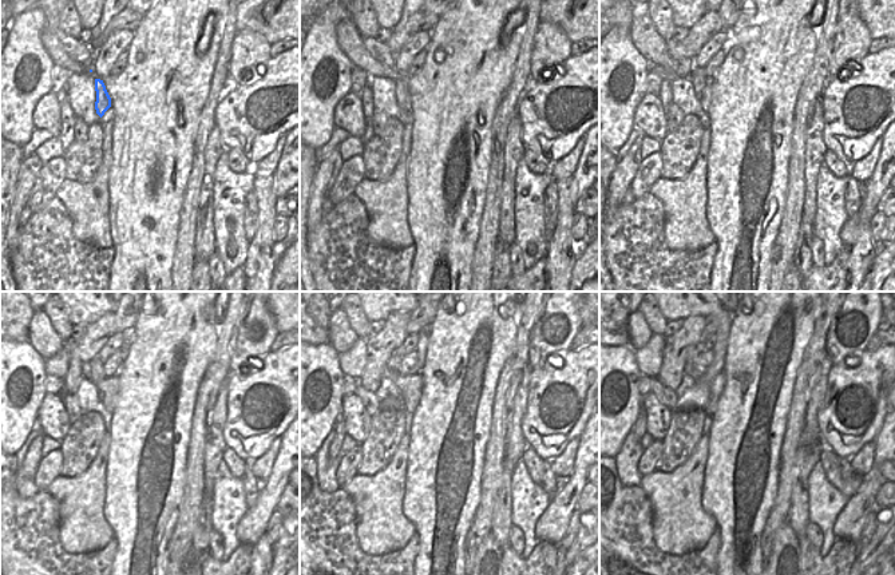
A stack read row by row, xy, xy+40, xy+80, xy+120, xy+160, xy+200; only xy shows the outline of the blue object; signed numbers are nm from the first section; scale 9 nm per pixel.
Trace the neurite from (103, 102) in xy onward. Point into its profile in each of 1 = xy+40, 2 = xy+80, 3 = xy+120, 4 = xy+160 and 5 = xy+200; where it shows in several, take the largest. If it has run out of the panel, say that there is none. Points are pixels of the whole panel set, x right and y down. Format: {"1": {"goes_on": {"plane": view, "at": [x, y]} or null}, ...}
{"1": {"goes_on": {"plane": "xy+40", "at": [400, 78]}}, "2": {"goes_on": {"plane": "xy+80", "at": [699, 78]}}, "3": {"goes_on": {"plane": "xy+120", "at": [96, 365]}}, "4": {"goes_on": {"plane": "xy+160", "at": [393, 364]}}, "5": {"goes_on": {"plane": "xy+200", "at": [689, 367]}}}

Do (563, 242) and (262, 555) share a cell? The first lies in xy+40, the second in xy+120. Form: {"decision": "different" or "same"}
{"decision": "same"}

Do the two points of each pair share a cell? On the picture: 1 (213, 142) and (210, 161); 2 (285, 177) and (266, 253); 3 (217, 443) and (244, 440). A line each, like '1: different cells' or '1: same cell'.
1: same cell
2: different cells
3: different cells

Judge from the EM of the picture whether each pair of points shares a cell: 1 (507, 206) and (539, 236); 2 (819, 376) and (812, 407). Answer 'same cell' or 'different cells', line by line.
1: different cells
2: same cell

